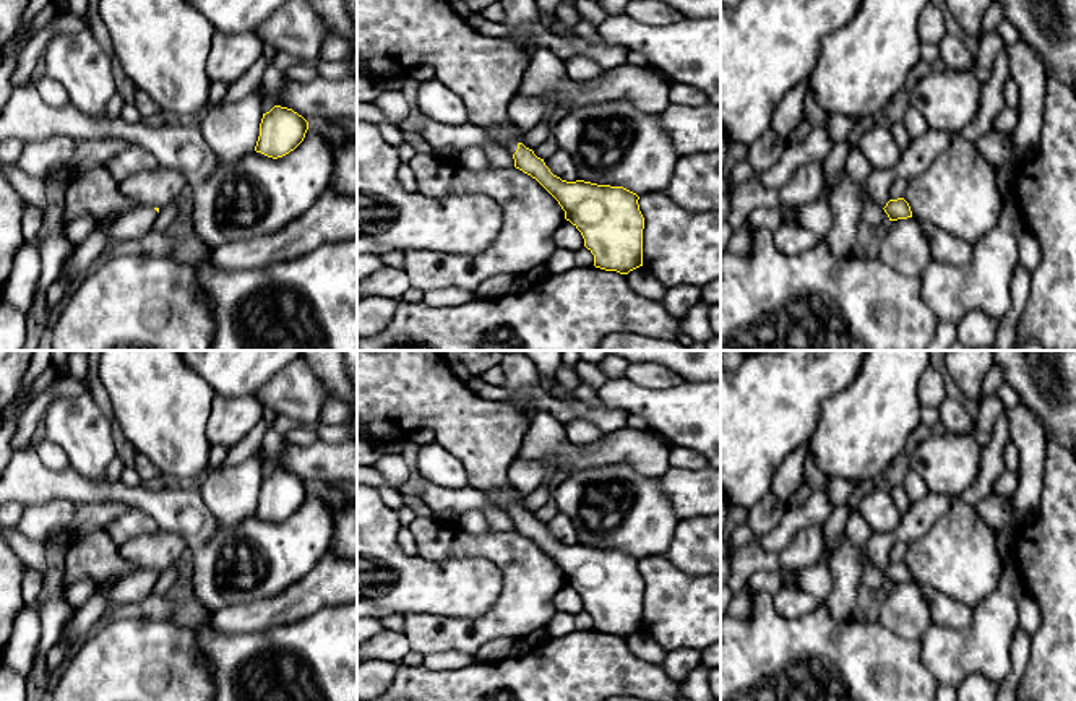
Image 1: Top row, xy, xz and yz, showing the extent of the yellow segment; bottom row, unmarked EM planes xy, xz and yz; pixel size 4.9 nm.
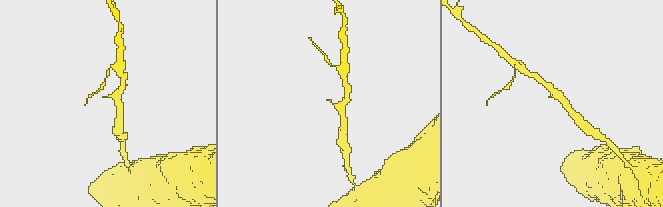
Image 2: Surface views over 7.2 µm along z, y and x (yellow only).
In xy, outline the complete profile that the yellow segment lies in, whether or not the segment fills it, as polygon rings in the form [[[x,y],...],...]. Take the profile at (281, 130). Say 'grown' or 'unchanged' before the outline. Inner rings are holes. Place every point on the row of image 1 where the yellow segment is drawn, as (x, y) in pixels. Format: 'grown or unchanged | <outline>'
unchanged | [[[274,105],[263,114],[256,153],[278,159],[294,151],[305,138],[308,122],[292,109]]]

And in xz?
grown | [[[511,120],[485,131],[513,156],[516,169],[536,178],[558,201],[565,219],[581,232],[584,247],[594,255],[596,268],[628,274],[643,266],[644,217],[636,193],[623,187],[562,180],[518,141],[519,130]]]

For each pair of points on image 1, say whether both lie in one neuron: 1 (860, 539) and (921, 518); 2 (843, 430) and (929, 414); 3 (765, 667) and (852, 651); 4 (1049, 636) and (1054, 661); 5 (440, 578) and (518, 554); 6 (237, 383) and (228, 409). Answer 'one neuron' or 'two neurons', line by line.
1: two neurons
2: two neurons
3: one neuron
4: one neuron
5: two neurons
6: two neurons

